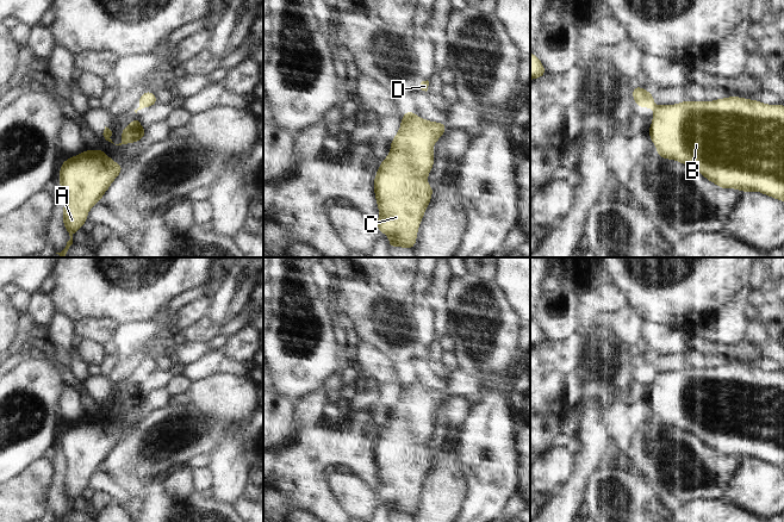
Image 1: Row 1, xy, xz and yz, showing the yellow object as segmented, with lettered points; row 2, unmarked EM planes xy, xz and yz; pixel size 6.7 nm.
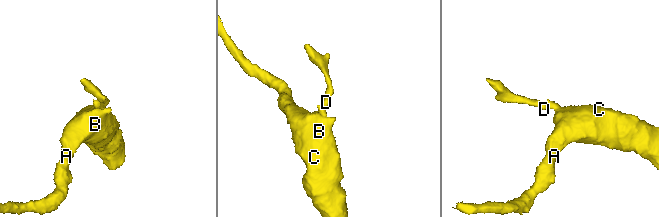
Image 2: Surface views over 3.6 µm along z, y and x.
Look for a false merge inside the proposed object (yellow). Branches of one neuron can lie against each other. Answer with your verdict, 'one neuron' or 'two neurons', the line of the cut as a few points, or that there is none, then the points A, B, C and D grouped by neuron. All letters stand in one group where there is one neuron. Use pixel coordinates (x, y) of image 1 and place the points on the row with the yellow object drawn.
two neurons; cut in xz along (408, 111), (416, 117); A B C / D

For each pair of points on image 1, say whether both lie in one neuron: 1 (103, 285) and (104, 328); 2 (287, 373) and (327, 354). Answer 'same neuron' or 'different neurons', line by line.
1: different neurons
2: same neuron

